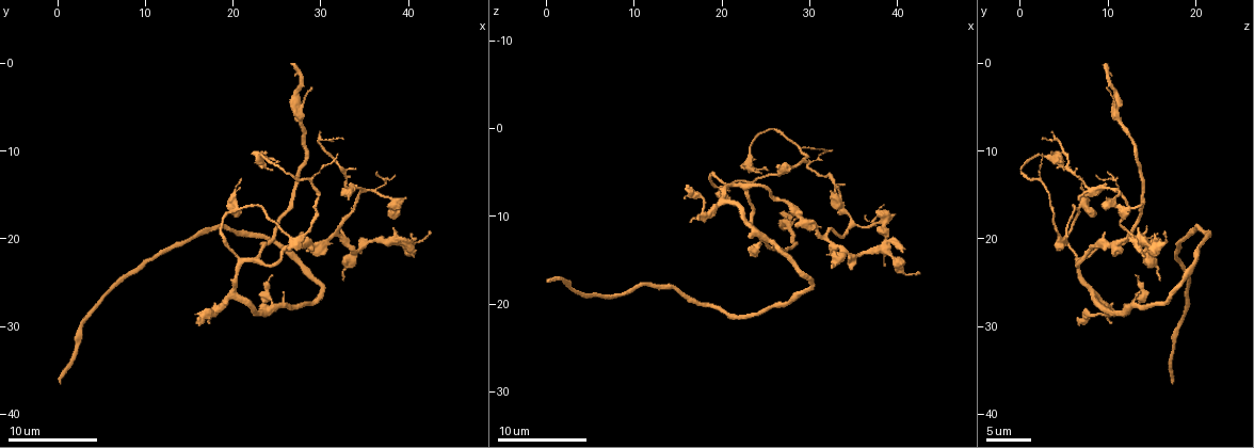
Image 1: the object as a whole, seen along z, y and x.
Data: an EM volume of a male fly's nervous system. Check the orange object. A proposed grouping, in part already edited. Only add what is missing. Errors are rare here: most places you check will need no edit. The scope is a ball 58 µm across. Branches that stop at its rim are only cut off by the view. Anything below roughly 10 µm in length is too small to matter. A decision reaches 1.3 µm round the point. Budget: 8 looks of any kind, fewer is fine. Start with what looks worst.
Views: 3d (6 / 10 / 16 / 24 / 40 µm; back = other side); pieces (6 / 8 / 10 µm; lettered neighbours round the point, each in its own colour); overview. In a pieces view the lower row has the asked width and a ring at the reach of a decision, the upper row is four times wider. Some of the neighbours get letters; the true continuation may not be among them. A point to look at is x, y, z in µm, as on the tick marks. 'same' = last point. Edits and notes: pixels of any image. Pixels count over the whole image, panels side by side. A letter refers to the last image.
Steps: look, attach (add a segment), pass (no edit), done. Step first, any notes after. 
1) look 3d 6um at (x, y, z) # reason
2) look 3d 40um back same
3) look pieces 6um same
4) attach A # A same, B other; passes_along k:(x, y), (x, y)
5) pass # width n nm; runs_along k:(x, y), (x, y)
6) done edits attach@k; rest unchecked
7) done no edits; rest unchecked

look pieces 10um at (25.0, 11.2, 4.6) # an open end

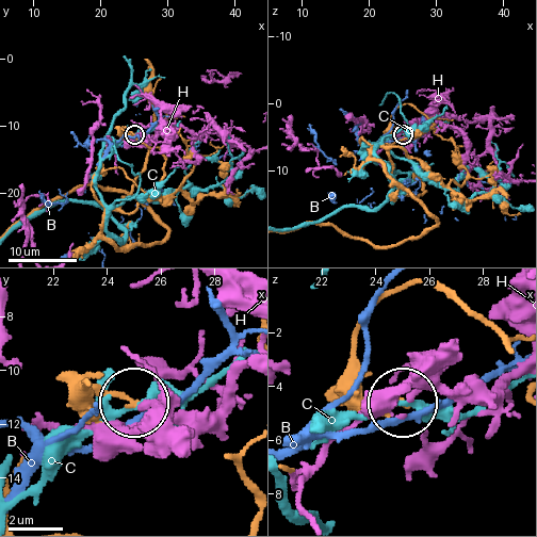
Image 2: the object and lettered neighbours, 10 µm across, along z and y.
pass # width 150 nm; B other, C other, H other; runs_along 2:(88, 384), (101, 395), (134, 402); none of them fits

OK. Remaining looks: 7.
look pieces 8um at (20.8, 17.0, 8.0)

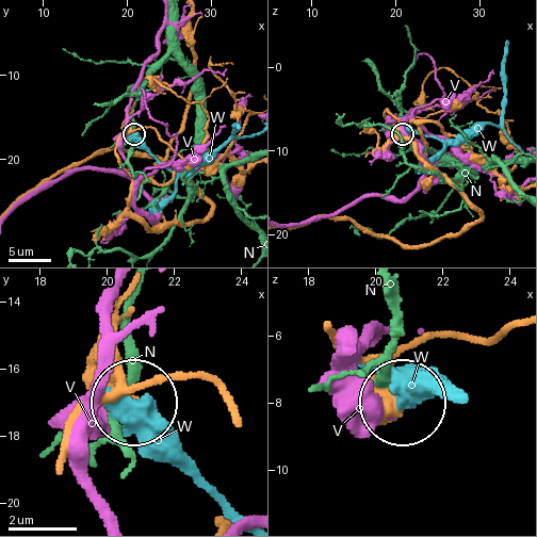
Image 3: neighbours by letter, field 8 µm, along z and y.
pass # N other, V other, W other; no lettered segment goes on from it

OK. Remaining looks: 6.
look 3d 6um at (16.0, 29.2, 6.4) # free end

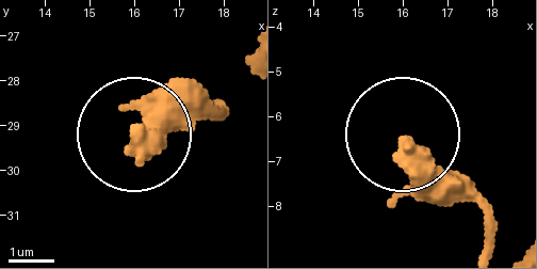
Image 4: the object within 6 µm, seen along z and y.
look pieces 10um at (16.05, 29.30, 6.60) # what lies round it

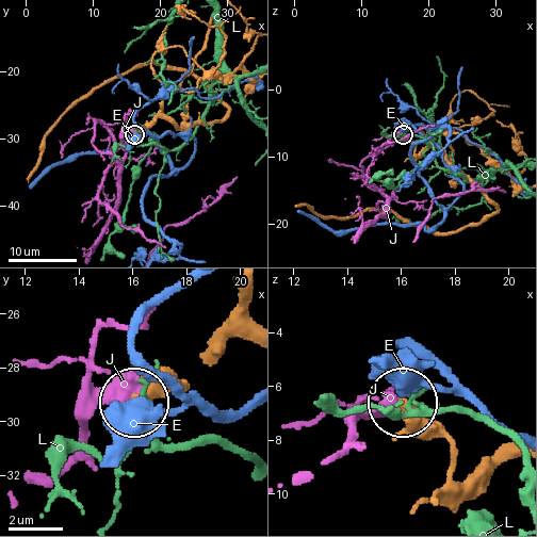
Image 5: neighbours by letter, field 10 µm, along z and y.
pass # width 440 nm; E other, J other, L other; none of them fits

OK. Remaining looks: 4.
look pieces 10um at (40.4, 22.0, 13.8) # free end

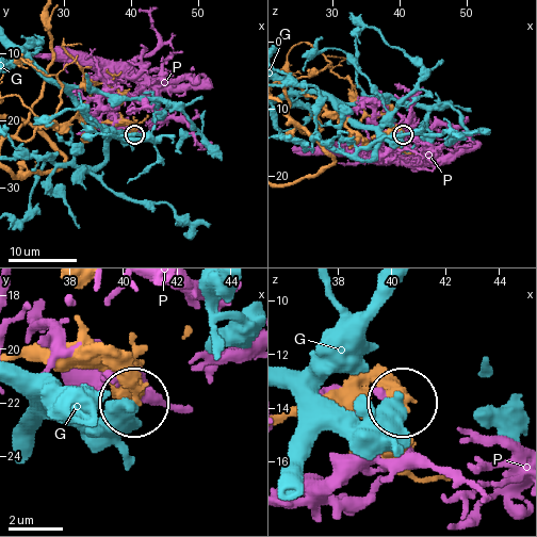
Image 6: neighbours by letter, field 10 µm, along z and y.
pass # G other, P other; no lettered segment goes on from it

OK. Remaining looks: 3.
done no edits; rest unchecked

